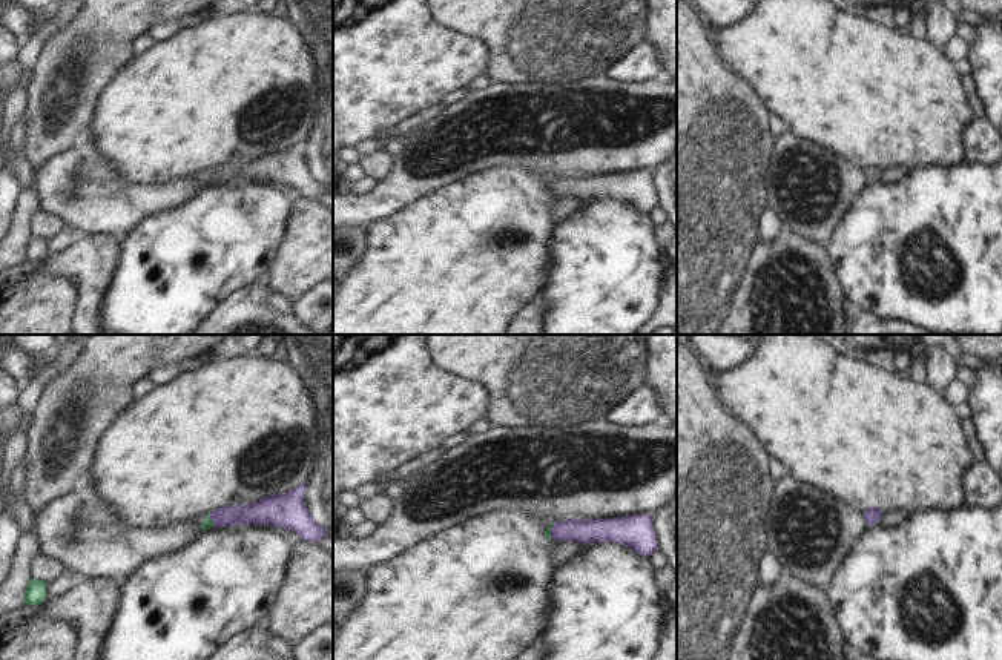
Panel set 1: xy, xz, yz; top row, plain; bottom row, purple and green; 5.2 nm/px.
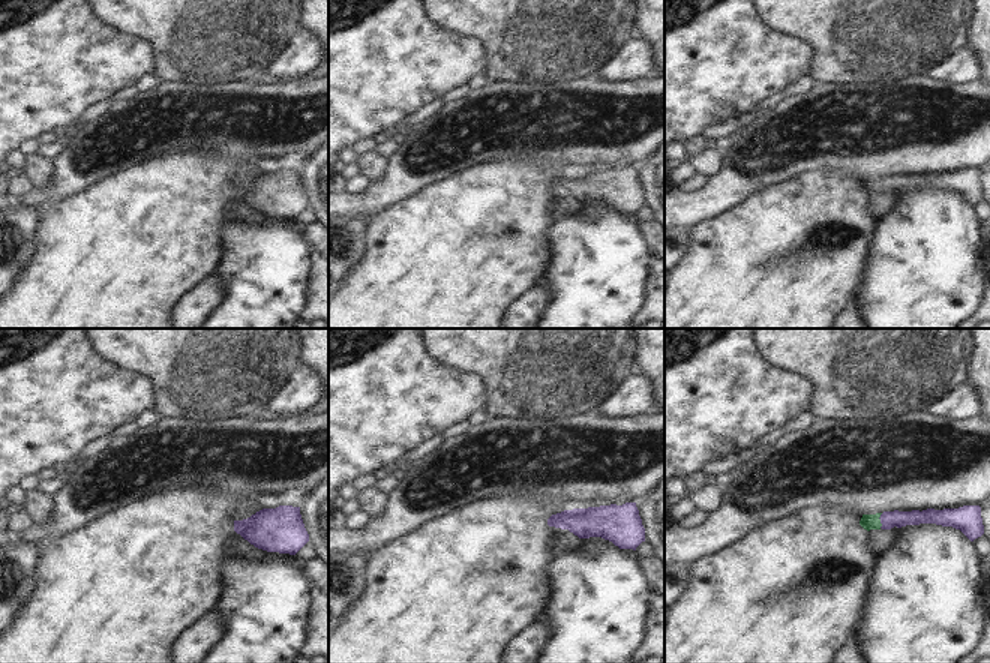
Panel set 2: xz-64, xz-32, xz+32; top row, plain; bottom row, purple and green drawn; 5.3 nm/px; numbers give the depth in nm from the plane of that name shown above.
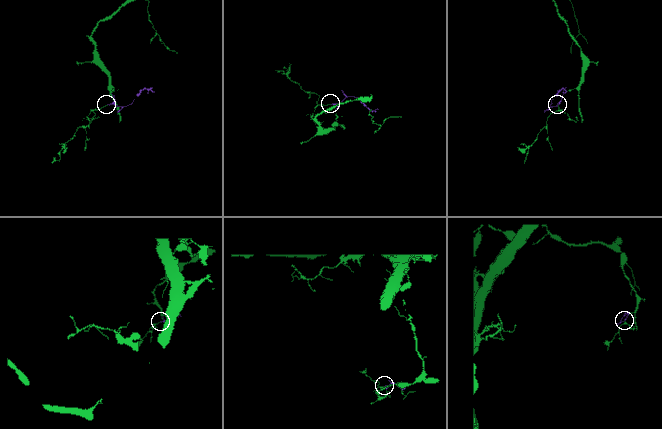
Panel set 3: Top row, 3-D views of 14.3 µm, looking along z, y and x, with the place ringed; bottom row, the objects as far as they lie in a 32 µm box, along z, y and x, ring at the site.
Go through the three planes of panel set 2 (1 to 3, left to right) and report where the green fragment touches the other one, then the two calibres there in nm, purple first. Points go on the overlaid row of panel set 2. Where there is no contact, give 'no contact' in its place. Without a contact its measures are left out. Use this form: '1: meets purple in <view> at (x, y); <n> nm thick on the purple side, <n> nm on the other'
1: no contact
2: no contact
3: meets purple in xz+32 at (881, 521); 90 nm thick on the purple side, 80 nm on the other

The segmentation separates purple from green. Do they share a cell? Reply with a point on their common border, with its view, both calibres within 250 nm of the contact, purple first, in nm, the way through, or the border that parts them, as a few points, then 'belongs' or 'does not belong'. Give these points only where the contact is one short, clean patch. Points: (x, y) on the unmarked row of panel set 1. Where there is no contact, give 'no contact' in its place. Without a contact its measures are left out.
contact xz (551, 188); calibres 130 and 30 nm; way xz (589, 186), (551, 188), (548, 186); belongs

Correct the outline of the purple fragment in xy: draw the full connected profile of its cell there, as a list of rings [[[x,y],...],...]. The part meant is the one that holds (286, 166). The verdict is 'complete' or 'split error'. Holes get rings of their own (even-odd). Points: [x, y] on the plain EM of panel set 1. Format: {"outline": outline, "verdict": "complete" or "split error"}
{"outline": [[[299,140],[288,149],[278,149],[250,161],[229,161],[207,169],[201,184],[270,181],[295,187],[304,198],[318,198],[328,189],[313,177],[304,158],[307,141]]], "verdict": "split error"}

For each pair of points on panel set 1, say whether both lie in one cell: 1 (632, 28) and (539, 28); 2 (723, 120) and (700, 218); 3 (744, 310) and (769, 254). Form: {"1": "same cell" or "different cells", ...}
{"1": "same cell", "2": "same cell", "3": "same cell"}

